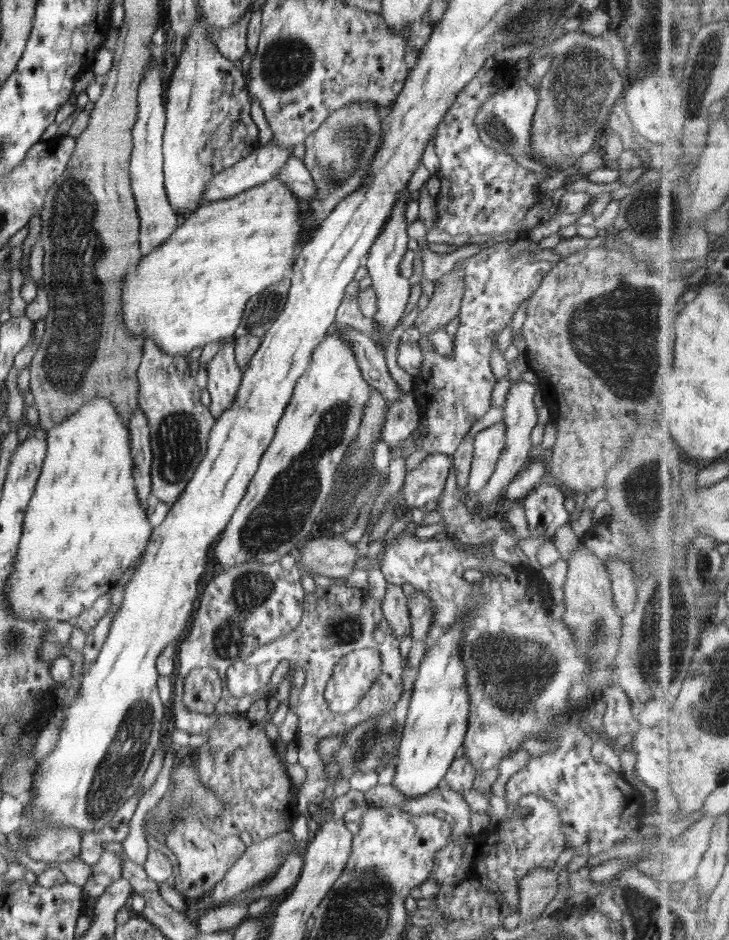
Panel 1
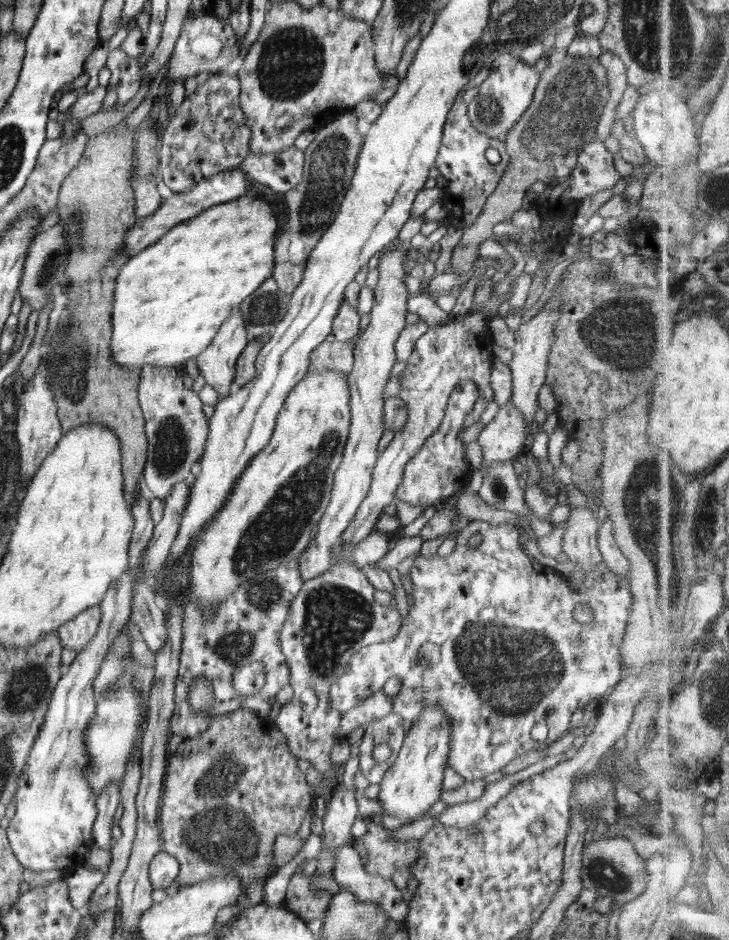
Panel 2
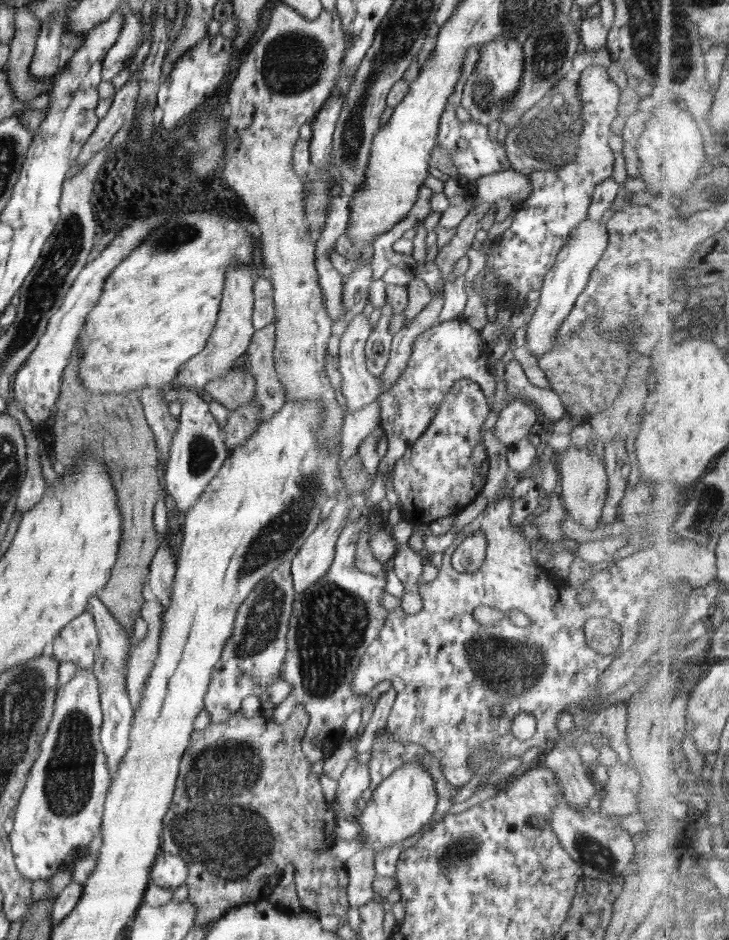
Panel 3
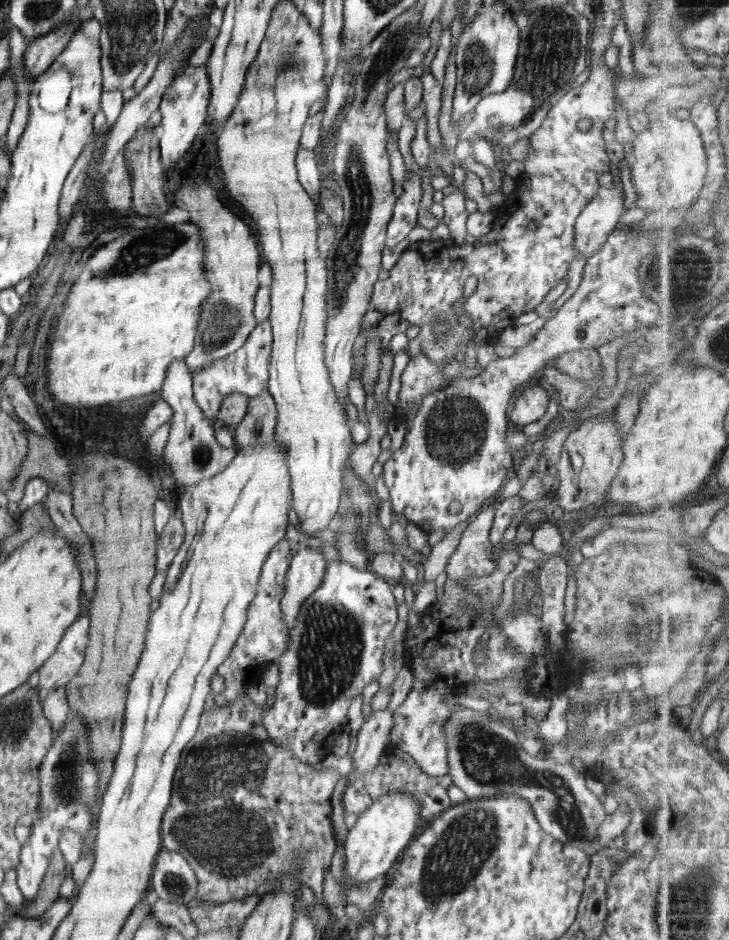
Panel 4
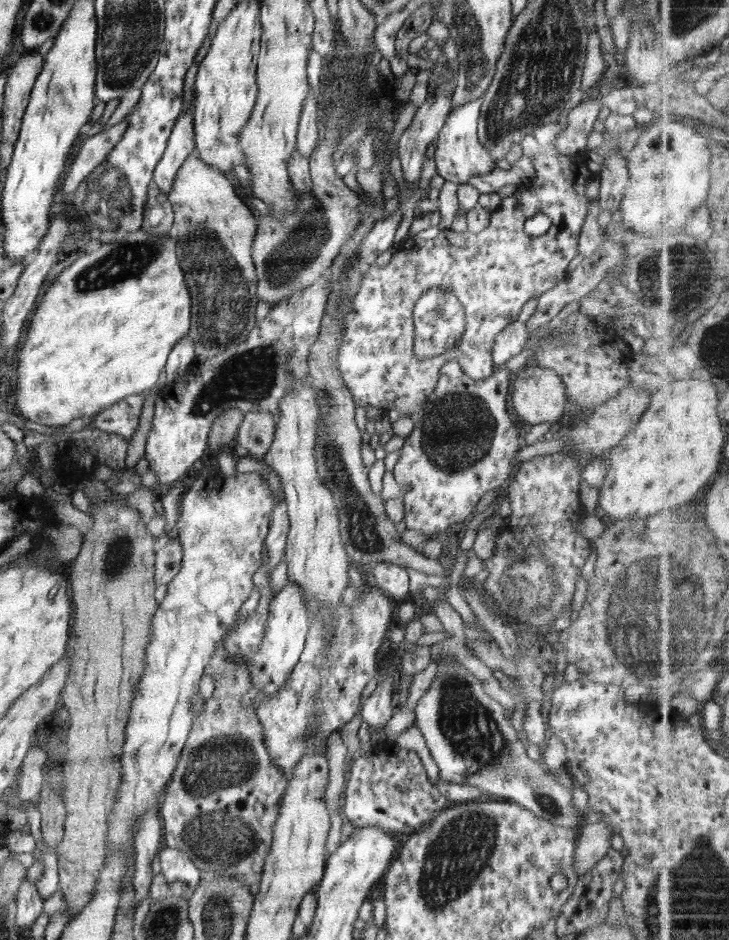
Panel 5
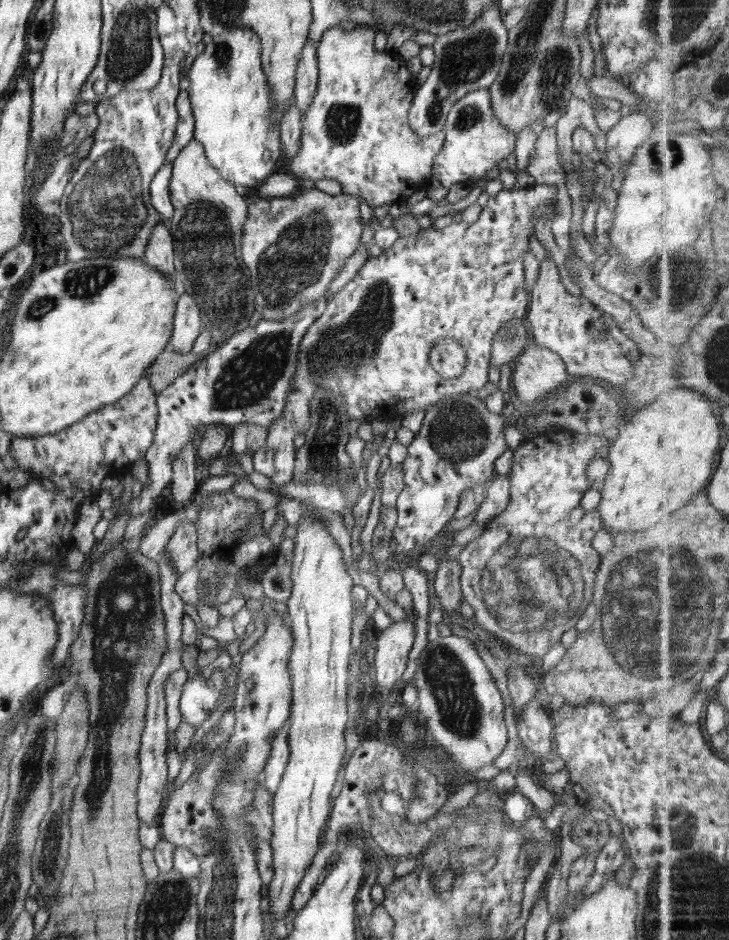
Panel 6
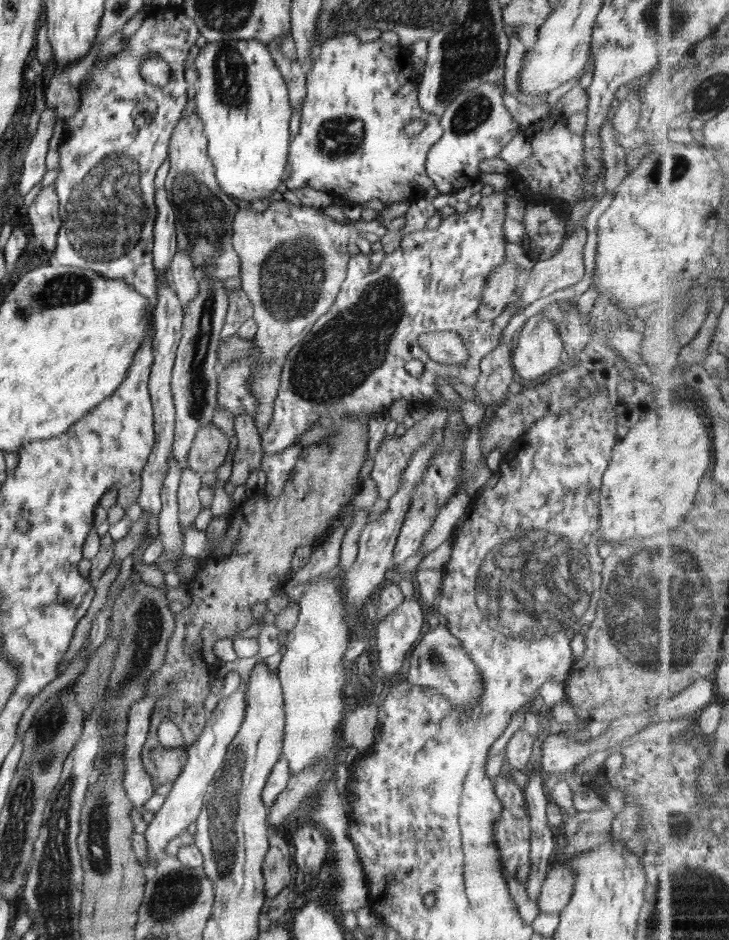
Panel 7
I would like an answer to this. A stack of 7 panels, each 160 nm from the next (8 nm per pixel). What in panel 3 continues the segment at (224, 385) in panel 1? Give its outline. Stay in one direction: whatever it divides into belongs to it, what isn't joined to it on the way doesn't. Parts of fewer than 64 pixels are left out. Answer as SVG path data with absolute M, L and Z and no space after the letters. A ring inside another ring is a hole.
M235 264L227 272L223 288L223 297L220 303L215 327L205 343L205 347L193 358L184 364L174 384L203 390L203 386L218 377L223 377L234 369L237 360L247 352L255 328L253 327L253 284L256 280L255 272L247 264Z

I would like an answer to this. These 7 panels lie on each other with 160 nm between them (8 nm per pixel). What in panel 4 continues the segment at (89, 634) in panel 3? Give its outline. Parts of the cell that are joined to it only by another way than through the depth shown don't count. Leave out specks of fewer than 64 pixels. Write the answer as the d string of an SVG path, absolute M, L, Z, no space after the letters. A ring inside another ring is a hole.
M84 611L64 631L62 640L52 656L36 670L31 685L38 689L38 694L46 696L55 688L65 686L77 675L85 661L85 650L89 643L90 617Z

